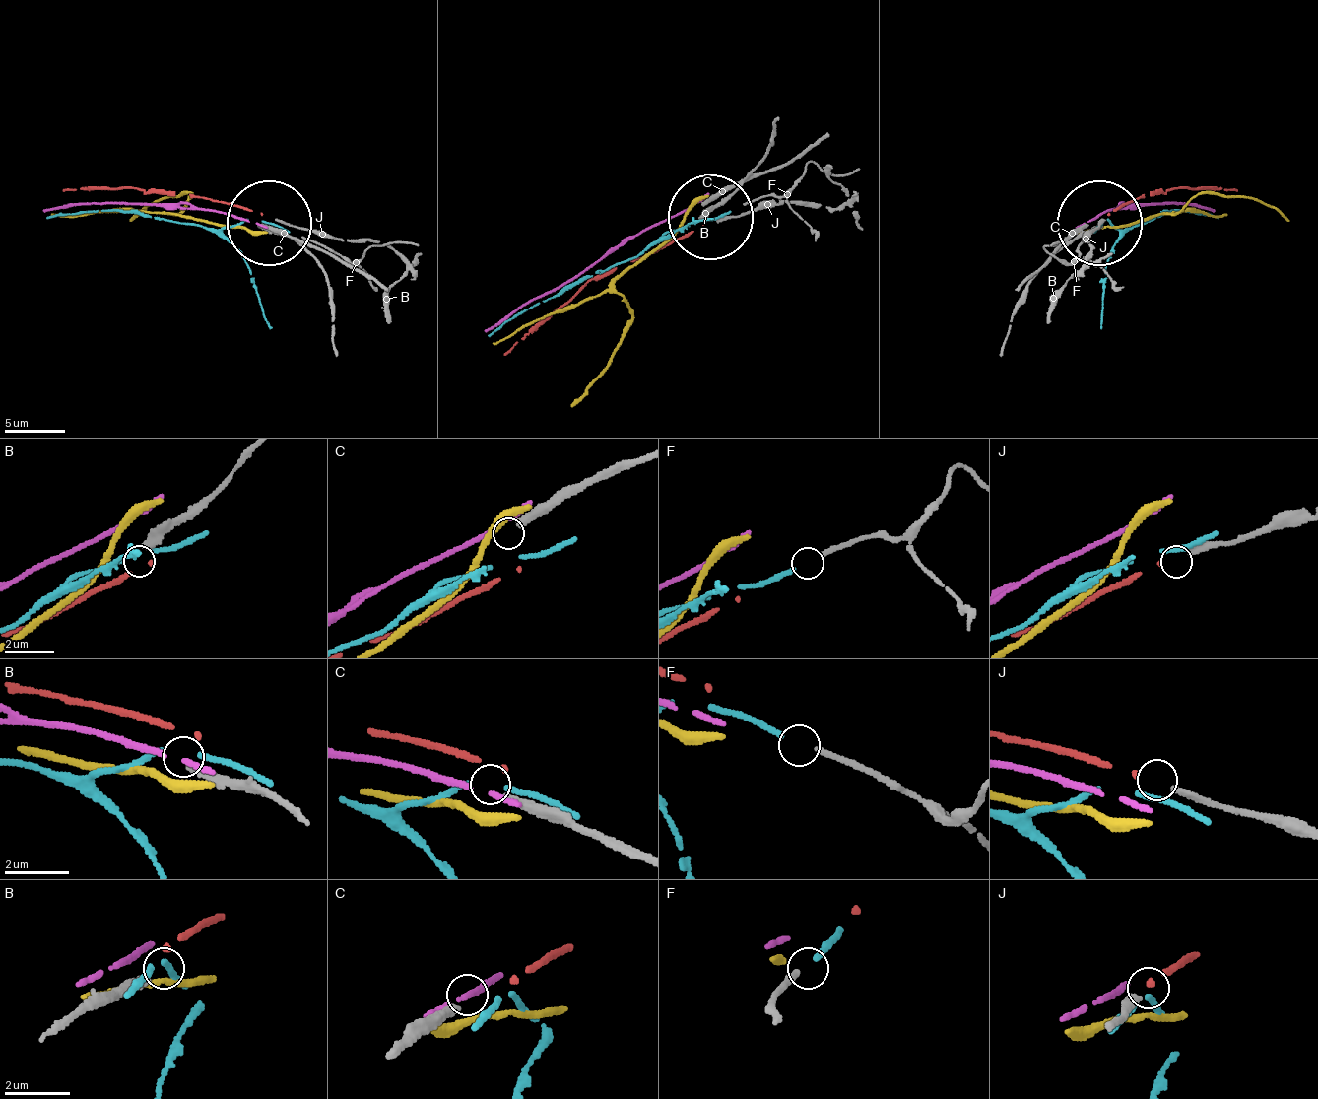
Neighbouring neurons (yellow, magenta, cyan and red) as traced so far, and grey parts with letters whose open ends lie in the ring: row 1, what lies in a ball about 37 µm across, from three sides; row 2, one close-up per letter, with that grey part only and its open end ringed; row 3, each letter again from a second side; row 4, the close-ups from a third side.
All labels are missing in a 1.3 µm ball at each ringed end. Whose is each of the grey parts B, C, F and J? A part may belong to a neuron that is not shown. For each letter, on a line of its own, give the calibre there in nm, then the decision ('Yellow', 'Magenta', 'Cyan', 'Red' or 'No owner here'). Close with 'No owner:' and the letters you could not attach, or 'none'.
B: Thickness 280 nm. No owner here
C: Thickness 300 nm. No owner here
F: Thickness 170 nm. Cyan
J: Thickness 240 nm. Red
No owner: B, C

